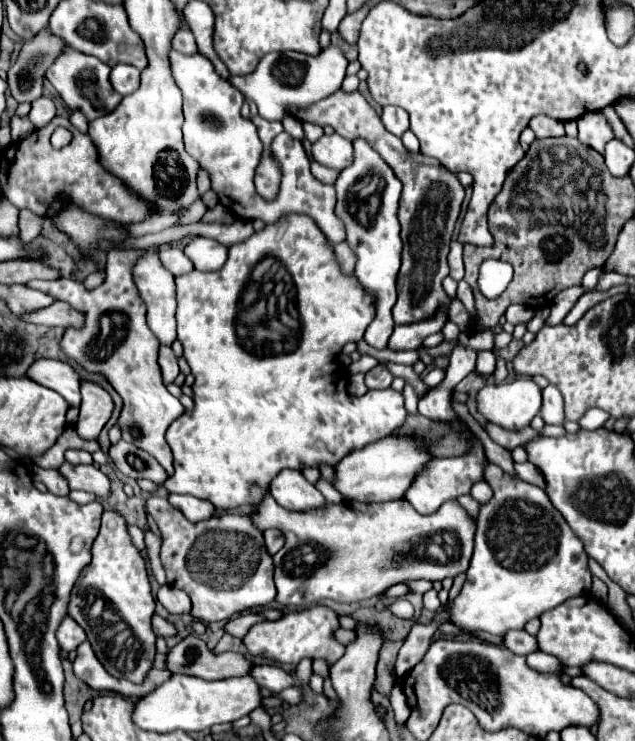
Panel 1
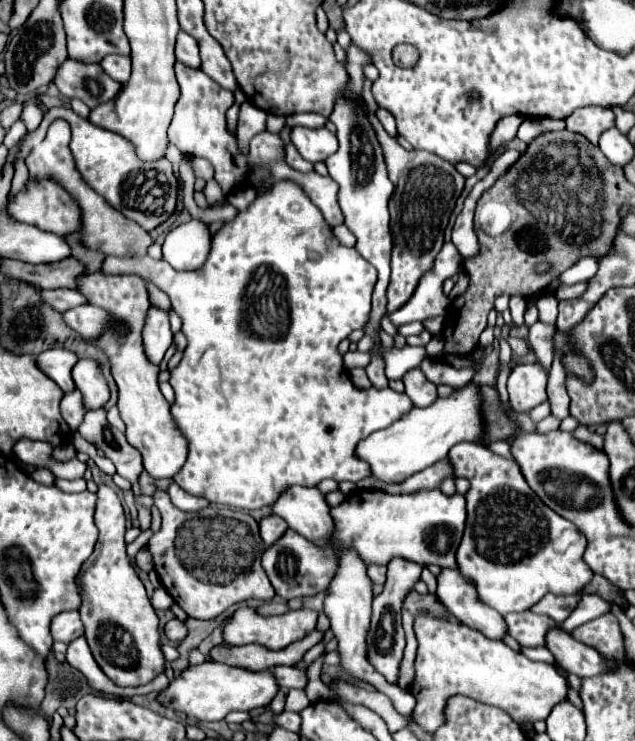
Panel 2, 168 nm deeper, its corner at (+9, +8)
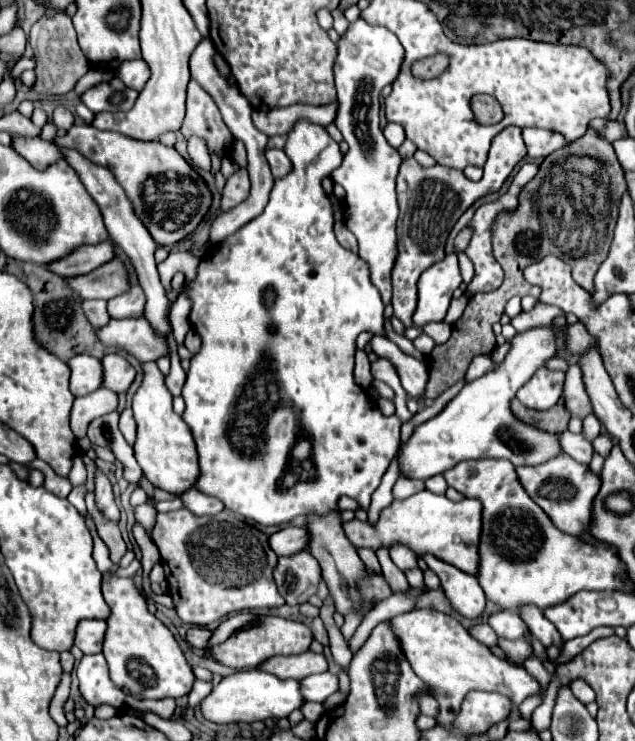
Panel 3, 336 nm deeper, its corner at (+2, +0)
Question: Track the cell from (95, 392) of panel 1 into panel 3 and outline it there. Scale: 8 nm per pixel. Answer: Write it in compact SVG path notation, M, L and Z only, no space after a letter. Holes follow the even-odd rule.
M107 354L103 358L103 370L105 370L105 378L103 378L103 386L117 392L117 394L123 394L131 382L135 380L135 374L137 370L125 360L123 354Z

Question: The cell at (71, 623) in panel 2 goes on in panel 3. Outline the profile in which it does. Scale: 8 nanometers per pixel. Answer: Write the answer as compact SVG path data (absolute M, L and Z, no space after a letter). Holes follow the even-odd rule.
M83 620L77 626L75 646L83 654L99 654L103 648L103 634L107 630L105 620Z

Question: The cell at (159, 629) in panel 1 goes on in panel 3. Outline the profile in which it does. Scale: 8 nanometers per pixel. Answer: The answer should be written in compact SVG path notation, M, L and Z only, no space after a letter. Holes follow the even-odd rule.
M191 626L187 630L187 642L195 648L201 648L201 650L207 648L207 642L209 642L211 636L213 636L211 630L205 630L205 628L199 628L199 626Z

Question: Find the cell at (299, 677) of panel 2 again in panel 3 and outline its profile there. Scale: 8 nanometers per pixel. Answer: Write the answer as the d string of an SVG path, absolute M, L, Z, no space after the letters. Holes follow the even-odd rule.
M331 672L313 674L301 680L301 694L305 700L311 700L311 702L325 702L337 690L339 690L337 676L333 676Z

